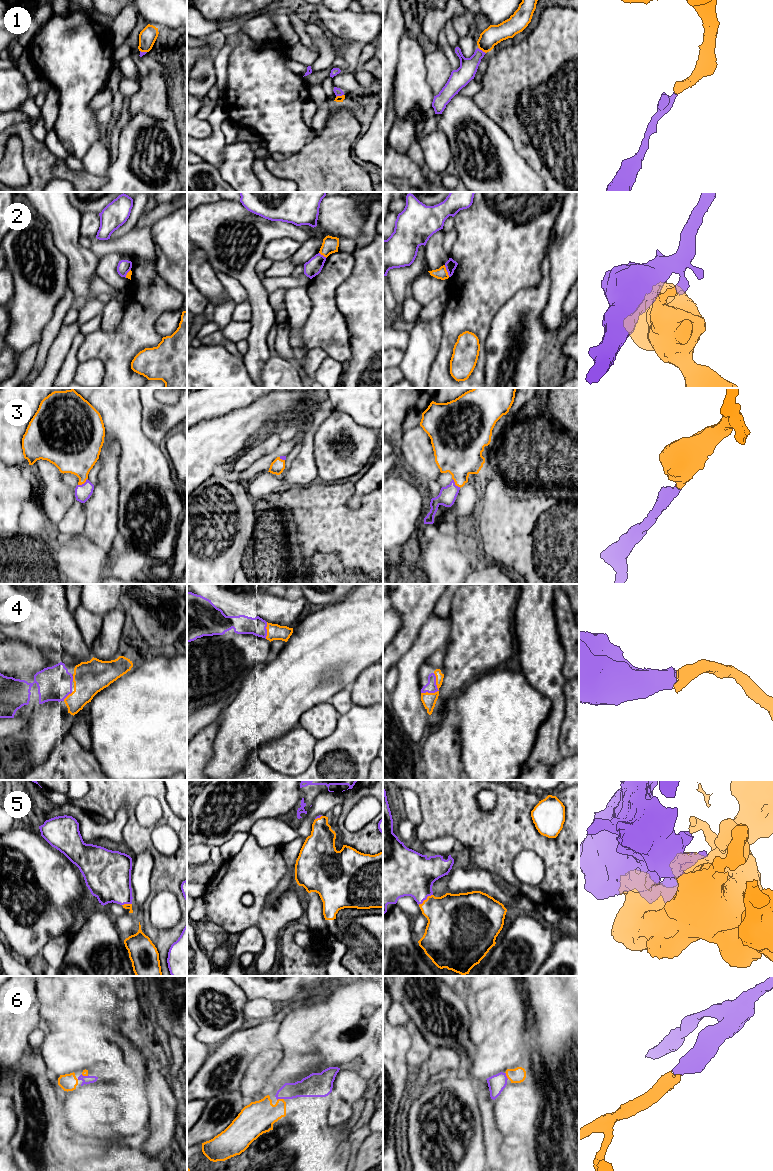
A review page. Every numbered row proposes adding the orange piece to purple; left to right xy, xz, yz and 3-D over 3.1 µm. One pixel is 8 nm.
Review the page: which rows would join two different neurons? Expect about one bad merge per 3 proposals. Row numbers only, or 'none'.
2

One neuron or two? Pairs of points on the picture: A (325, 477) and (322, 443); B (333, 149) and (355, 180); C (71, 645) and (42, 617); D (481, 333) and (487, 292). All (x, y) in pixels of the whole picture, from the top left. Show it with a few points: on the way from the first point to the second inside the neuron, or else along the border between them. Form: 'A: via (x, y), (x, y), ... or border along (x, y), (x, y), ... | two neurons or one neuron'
A: via (325, 469), (325, 451) | one neuron
B: via (333, 157), (347, 172) | one neuron
C: via (64, 638), (49, 624) | one neuron
D: via (481, 323), (481, 302) | one neuron

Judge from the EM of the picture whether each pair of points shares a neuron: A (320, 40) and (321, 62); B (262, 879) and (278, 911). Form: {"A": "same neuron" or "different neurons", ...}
{"A": "same neuron", "B": "same neuron"}

